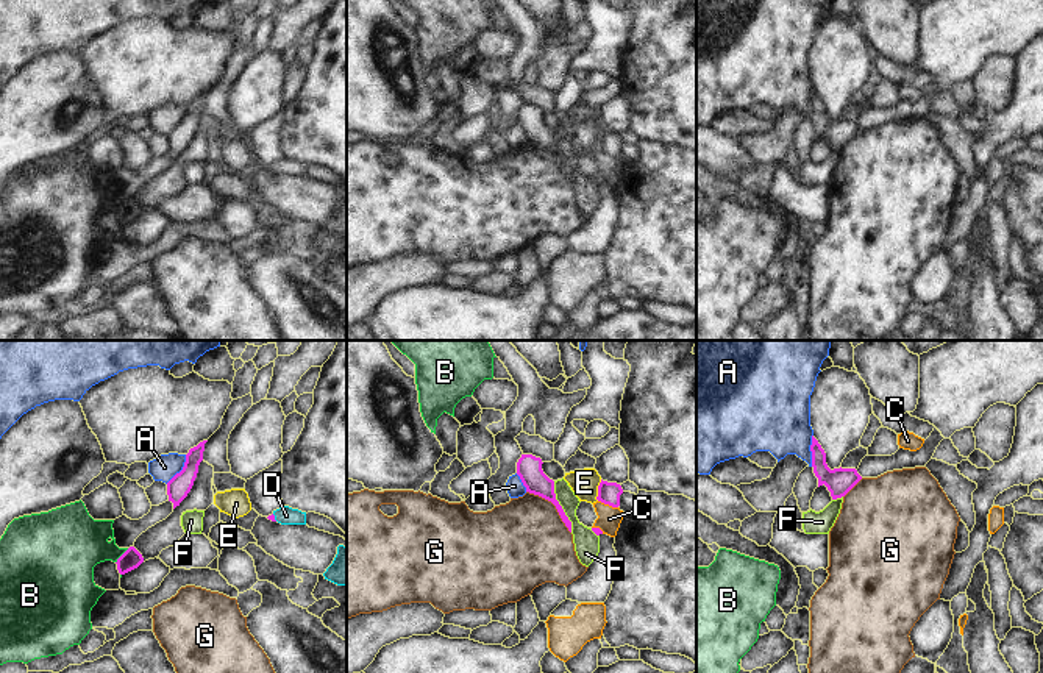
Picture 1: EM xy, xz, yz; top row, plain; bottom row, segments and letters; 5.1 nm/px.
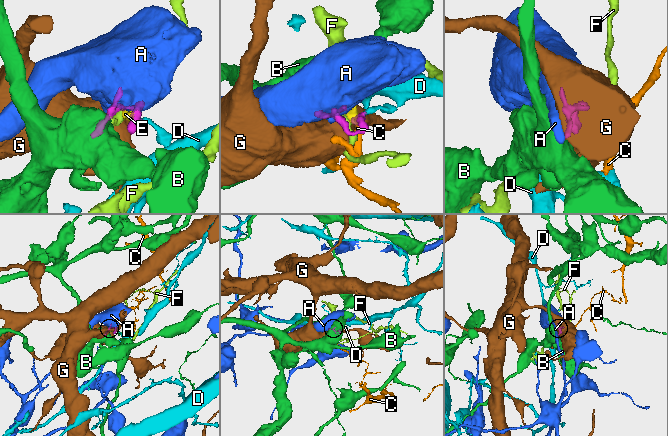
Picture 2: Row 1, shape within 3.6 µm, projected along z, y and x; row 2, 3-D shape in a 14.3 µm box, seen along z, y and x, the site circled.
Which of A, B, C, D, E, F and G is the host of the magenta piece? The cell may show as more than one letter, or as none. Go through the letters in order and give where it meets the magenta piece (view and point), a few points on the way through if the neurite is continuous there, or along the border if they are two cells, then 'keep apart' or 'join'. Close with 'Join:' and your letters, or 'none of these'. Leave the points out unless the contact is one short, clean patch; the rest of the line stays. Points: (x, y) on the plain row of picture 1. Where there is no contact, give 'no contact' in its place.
A: yz (811, 100) | along yz (812, 85), (811, 116) | keep apart
B: xy (121, 206) | along xy (128, 199), (116, 213) | keep apart
C: xz (608, 153) | along xz (598, 150), (617, 158) | keep apart
D: xy (274, 167) | across xy (270, 167), (274, 167), (286, 166) | join
E: xz (598, 141) | along xz (601, 130), (597, 139), (597, 150) | keep apart
F: xz (561, 156) | keep apart
G: xz (555, 155) | keep apart
Join: D

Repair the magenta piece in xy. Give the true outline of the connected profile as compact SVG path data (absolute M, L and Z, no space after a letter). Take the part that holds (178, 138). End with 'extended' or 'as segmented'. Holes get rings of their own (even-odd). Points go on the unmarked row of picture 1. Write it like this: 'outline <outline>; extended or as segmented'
outline M203 91L197 97L189 100L189 103L186 105L186 112L183 120L167 133L167 145L169 151L173 153L173 159L180 156L180 153L187 147L187 144L194 136L194 131L198 123L198 116L203 111L203 101L206 92L208 91Z; as segmented

